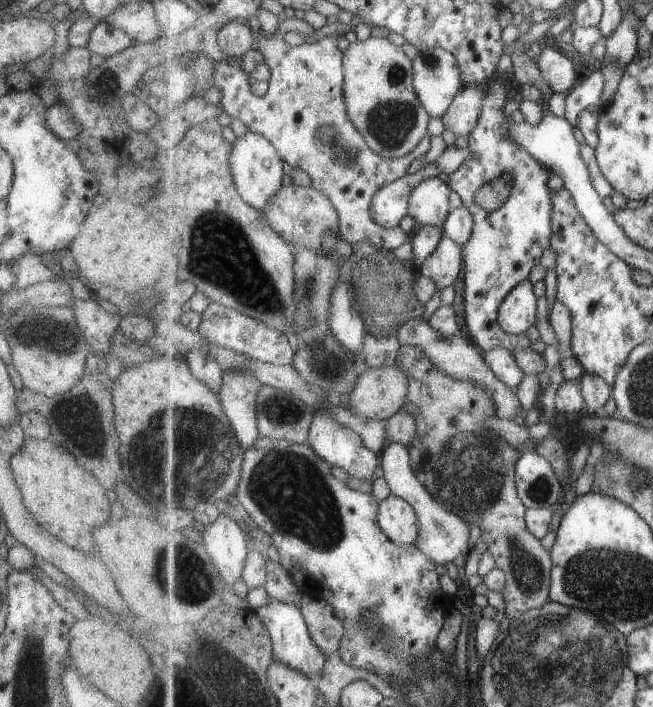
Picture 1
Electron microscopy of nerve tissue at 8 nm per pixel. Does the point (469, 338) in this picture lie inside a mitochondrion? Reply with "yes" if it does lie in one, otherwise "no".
no

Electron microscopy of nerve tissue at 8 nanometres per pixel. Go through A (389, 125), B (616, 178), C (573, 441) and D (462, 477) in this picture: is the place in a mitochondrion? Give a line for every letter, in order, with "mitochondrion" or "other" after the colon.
A: mitochondrion
B: other
C: other
D: mitochondrion

